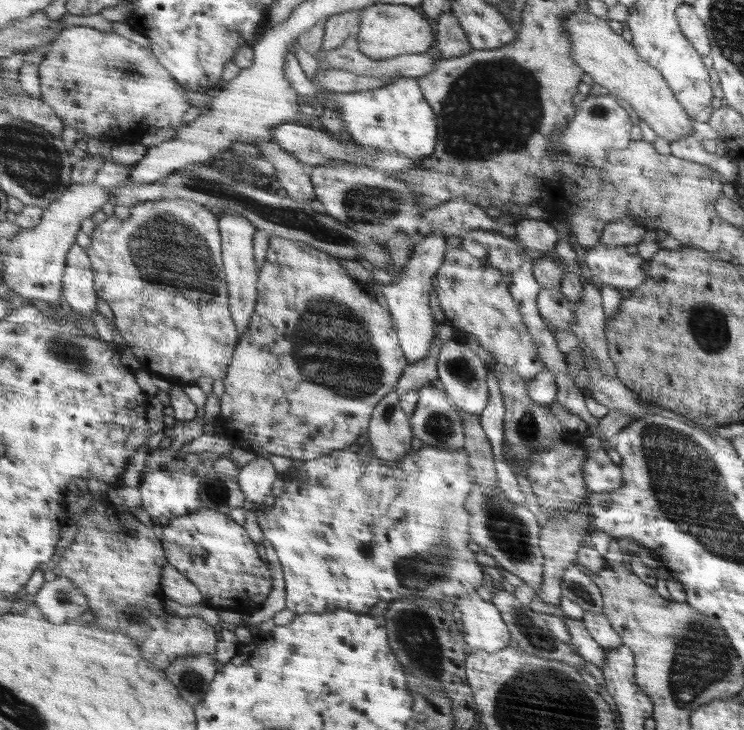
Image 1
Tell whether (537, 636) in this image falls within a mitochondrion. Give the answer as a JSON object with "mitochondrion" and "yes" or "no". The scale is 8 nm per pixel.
{"mitochondrion":"yes"}

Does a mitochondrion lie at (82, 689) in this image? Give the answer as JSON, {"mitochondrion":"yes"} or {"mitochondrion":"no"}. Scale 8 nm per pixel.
{"mitochondrion":"no"}

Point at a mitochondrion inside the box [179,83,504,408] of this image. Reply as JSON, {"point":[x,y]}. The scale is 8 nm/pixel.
{"point":[342,355]}

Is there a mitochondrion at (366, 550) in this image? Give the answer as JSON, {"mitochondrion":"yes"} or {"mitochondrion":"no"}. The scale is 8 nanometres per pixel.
{"mitochondrion":"no"}

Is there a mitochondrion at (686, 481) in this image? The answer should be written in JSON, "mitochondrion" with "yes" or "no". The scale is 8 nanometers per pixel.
{"mitochondrion":"yes"}

